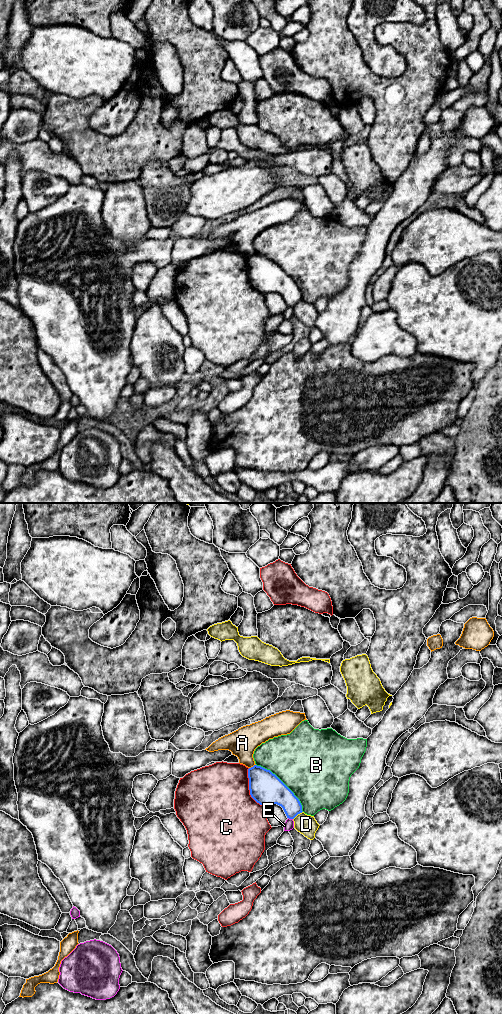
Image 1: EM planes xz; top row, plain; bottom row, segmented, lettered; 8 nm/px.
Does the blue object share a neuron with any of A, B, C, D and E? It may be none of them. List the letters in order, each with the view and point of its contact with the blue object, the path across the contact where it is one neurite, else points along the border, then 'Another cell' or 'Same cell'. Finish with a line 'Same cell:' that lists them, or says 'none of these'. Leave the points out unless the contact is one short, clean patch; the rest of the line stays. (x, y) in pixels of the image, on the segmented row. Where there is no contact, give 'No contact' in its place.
A: Touches blue at xz (253, 766). Boundary: xz (255, 764), (249, 768). Another cell
B: Touches blue at xz (284, 784). Another cell
C: Touches blue at xz (249, 788). Another cell
D: Touches blue at xz (297, 814). Another cell
E: Touches blue at xz (290, 818). Another cell
Same cell: none of these

